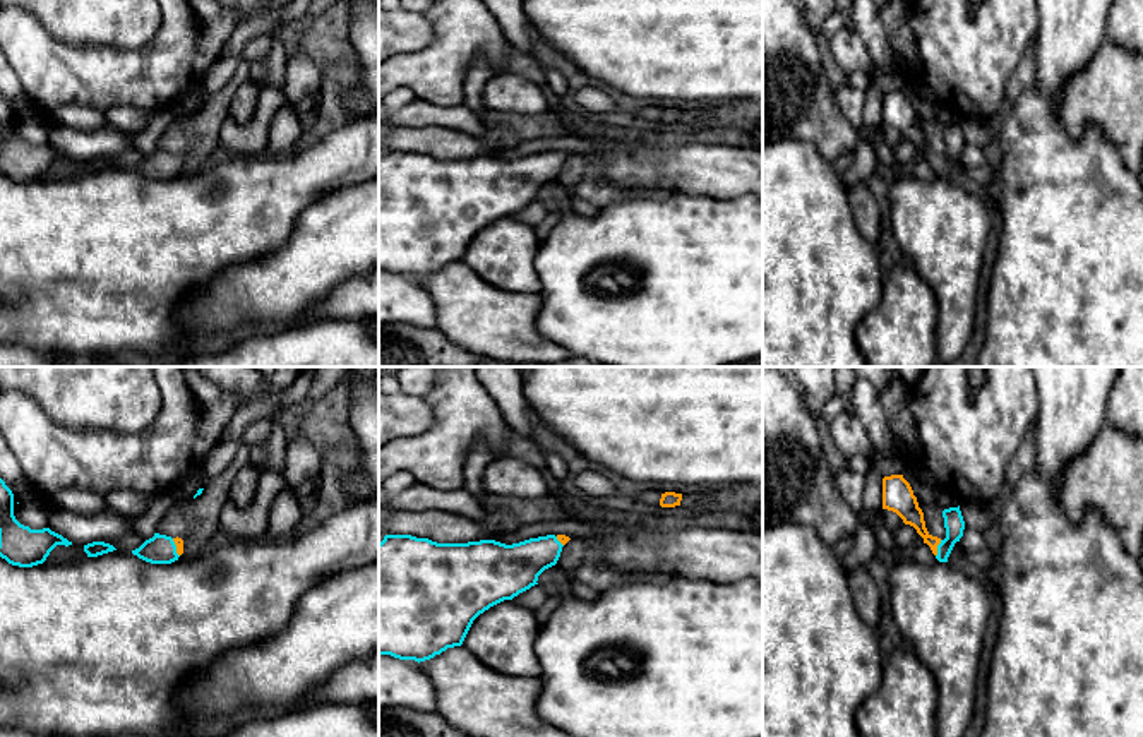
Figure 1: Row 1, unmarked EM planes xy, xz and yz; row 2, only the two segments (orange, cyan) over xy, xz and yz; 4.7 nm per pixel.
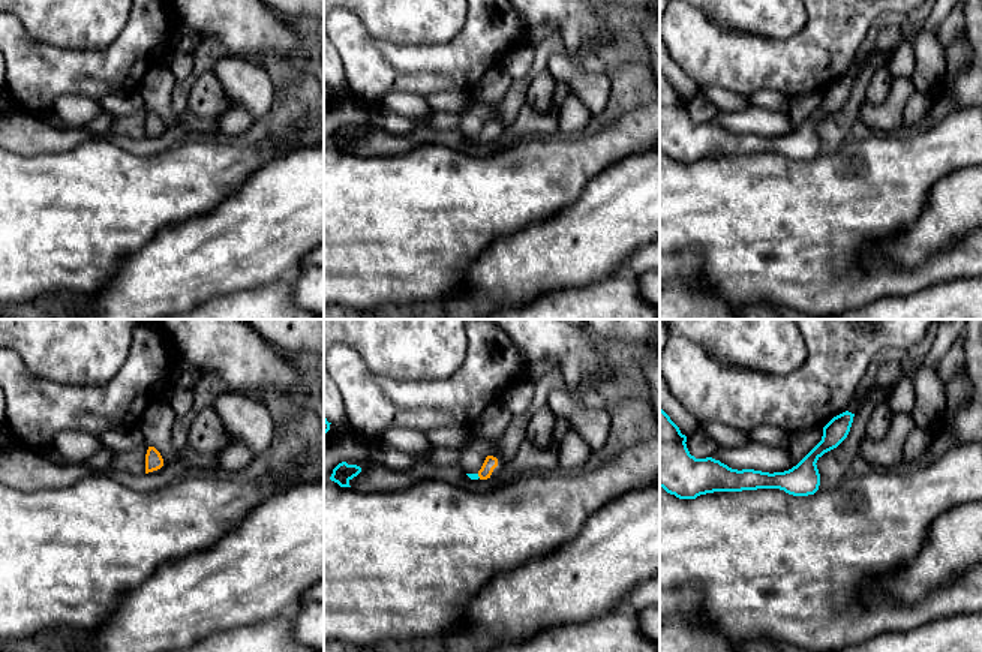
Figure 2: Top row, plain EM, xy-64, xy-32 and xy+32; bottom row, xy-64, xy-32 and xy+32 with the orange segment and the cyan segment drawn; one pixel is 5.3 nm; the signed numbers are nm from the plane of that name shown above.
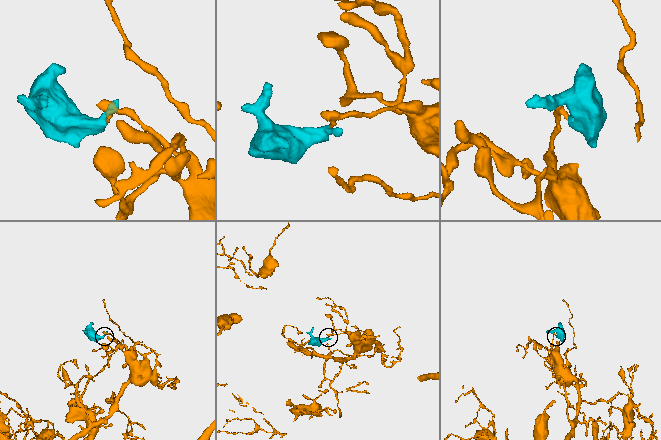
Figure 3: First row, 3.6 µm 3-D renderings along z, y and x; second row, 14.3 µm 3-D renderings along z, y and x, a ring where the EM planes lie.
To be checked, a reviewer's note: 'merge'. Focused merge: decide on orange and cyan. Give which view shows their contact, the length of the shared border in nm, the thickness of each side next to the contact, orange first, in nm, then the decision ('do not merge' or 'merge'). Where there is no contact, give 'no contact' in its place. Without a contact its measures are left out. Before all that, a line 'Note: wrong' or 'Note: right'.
Note: right
contact in yz; length 80 nm; calibres 110 and 100 nm; merge

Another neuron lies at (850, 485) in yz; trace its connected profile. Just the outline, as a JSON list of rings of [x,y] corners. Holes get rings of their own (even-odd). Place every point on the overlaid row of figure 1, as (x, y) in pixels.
[[[841,466],[835,475],[836,490],[845,499],[845,502],[859,514],[862,509],[865,475]]]

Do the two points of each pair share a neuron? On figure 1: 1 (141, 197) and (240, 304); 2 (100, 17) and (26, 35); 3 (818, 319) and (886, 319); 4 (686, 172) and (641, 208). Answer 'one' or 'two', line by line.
1: two
2: two
3: two
4: two

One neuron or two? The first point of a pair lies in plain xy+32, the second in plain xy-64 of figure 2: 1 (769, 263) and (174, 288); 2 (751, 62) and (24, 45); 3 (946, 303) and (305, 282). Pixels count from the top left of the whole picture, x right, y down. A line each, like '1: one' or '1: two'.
1: two
2: one
3: two

